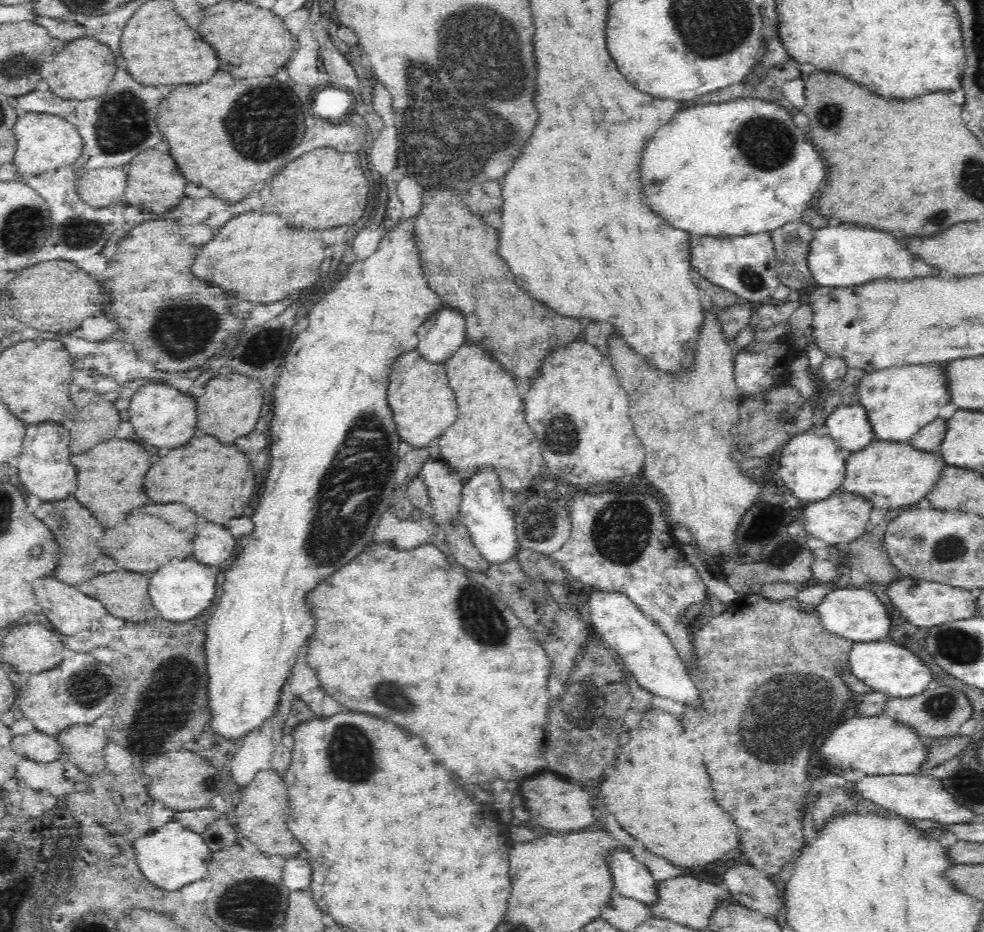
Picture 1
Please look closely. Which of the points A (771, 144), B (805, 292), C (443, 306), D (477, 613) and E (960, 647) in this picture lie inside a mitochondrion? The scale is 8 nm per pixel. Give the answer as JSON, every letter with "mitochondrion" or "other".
{"A":"mitochondrion","B":"other","C":"other","D":"mitochondrion","E":"mitochondrion"}

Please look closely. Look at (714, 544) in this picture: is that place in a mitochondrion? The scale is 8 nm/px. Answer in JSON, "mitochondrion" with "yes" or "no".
{"mitochondrion":"no"}

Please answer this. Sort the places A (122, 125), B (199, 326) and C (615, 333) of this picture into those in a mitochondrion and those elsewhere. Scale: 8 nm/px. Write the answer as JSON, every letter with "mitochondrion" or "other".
{"A":"mitochondrion","B":"mitochondrion","C":"other"}

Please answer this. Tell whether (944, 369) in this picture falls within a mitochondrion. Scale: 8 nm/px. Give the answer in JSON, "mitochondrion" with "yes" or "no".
{"mitochondrion":"no"}

